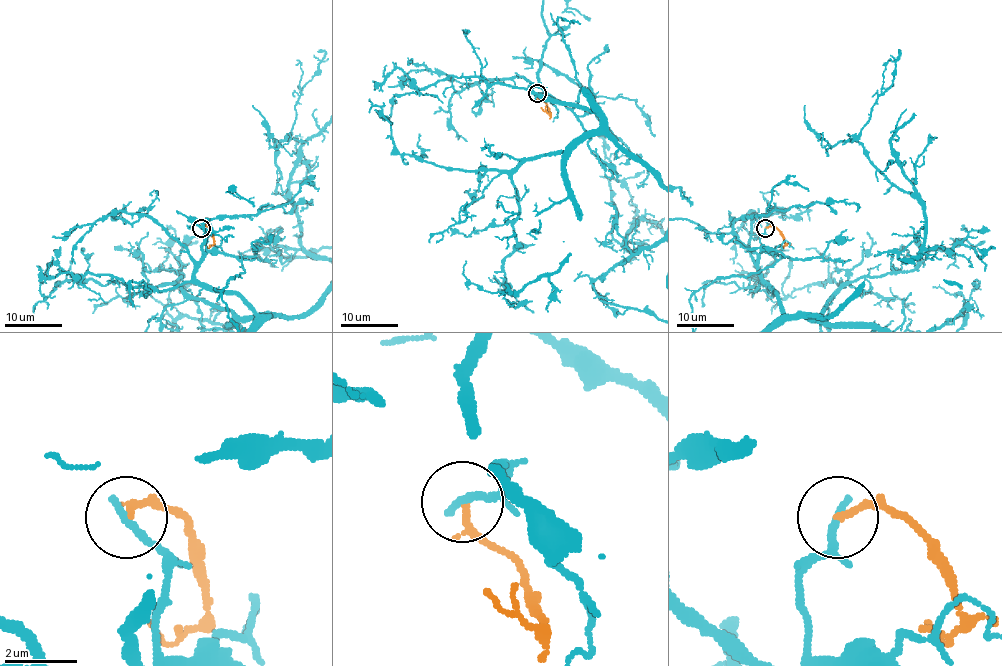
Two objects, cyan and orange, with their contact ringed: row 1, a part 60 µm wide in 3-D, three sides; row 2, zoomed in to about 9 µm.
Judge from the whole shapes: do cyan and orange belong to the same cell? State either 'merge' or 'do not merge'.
do not merge

